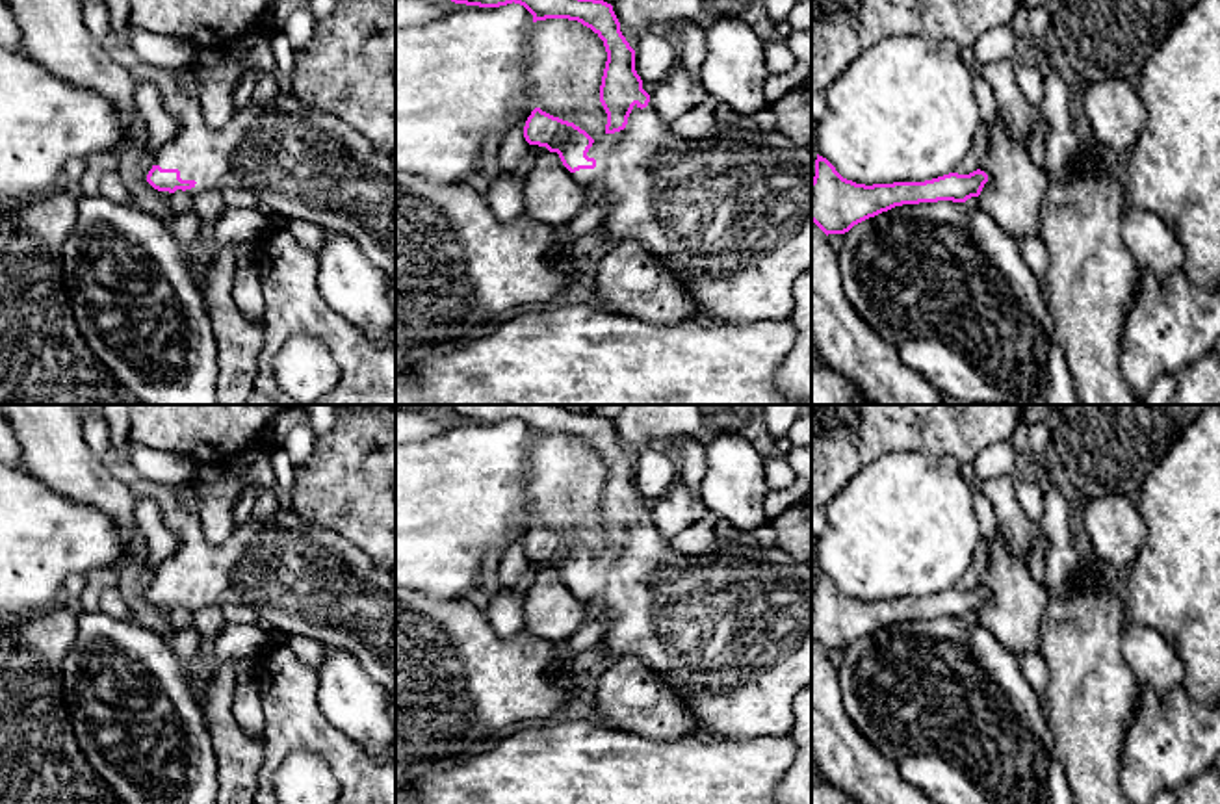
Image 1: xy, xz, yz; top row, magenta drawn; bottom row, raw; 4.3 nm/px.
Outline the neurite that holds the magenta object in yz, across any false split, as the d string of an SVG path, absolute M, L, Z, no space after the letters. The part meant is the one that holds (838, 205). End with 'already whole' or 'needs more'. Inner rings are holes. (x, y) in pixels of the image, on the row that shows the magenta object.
M817 154L811 180L811 221L828 234L845 234L854 225L902 204L979 197L988 175L980 169L969 175L949 173L925 182L856 184L843 178L836 167Z | already whole

